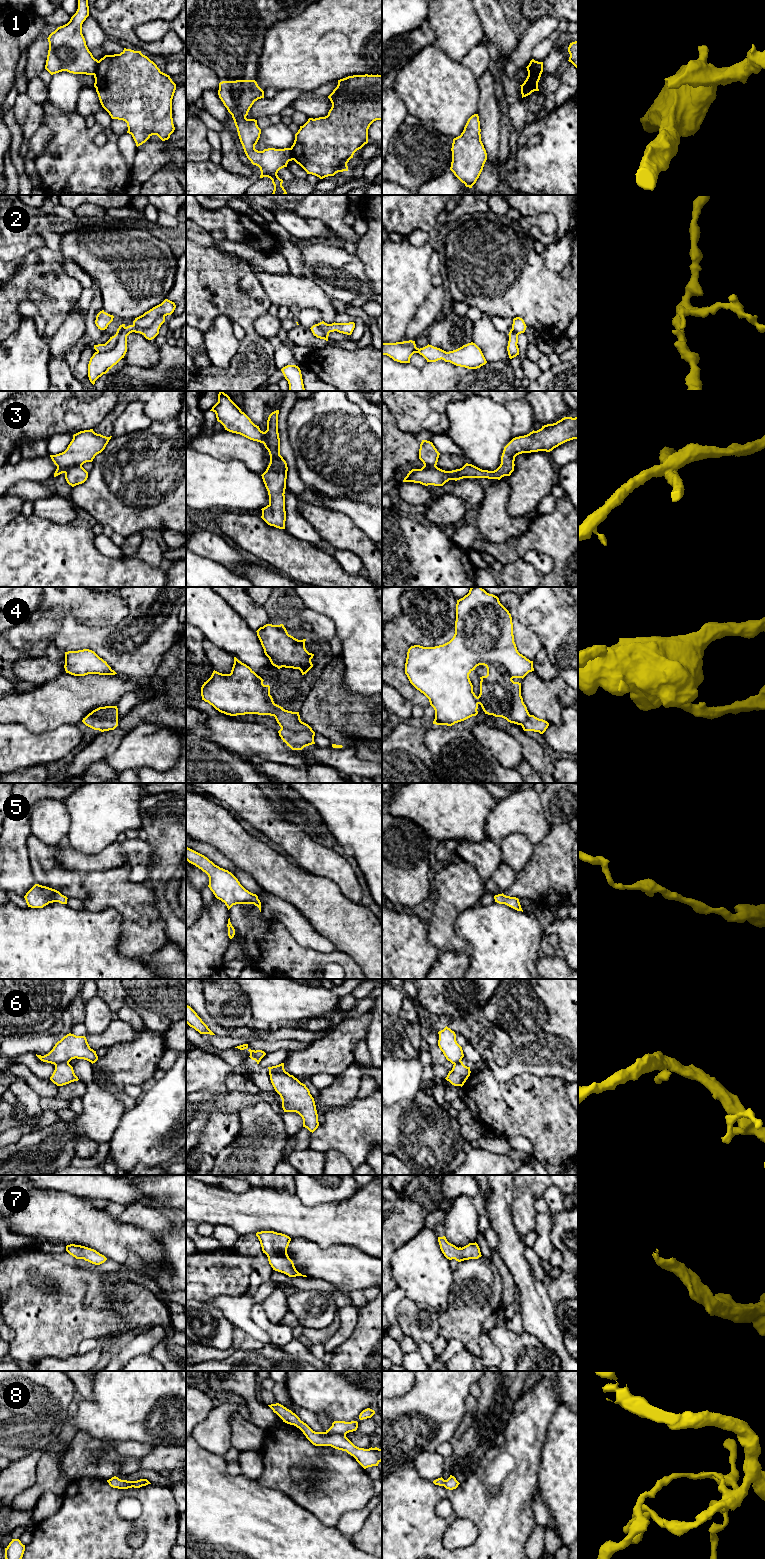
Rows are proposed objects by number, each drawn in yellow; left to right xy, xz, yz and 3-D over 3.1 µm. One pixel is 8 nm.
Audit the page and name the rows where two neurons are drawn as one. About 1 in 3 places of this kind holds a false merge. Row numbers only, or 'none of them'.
1, 2, 3, 4, 6, 8

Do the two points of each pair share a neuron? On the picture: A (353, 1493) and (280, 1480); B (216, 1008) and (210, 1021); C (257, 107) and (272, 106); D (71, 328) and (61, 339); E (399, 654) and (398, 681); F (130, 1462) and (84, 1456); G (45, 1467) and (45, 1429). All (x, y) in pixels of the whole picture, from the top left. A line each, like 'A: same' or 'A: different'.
A: same
B: different
C: same
D: same
E: same
F: same
G: different

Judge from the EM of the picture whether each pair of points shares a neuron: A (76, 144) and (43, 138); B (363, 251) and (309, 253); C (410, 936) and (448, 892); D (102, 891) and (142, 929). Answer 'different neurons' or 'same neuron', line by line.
A: different neurons
B: different neurons
C: different neurons
D: same neuron

